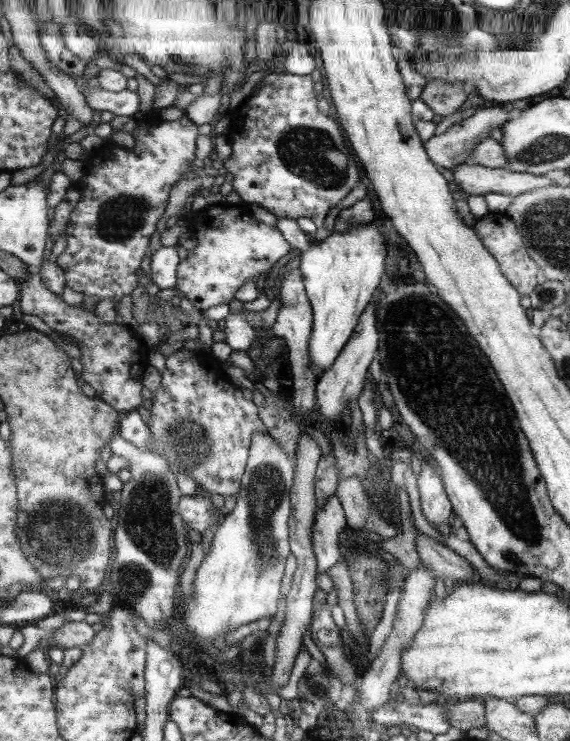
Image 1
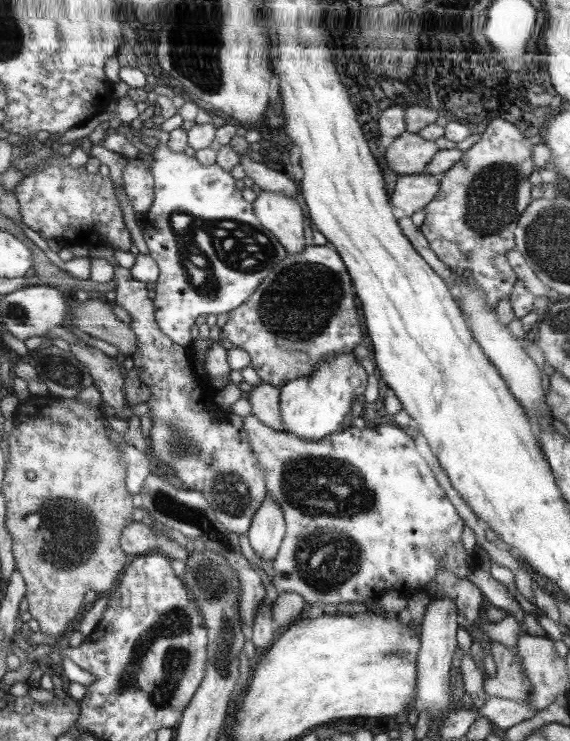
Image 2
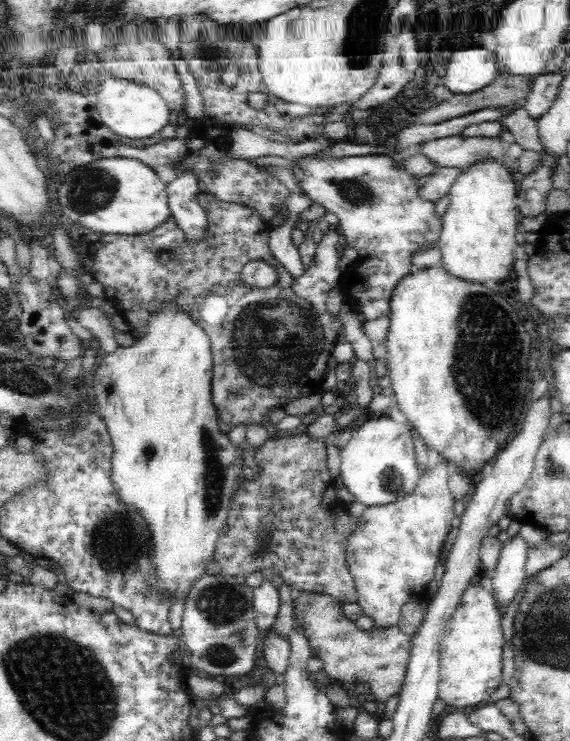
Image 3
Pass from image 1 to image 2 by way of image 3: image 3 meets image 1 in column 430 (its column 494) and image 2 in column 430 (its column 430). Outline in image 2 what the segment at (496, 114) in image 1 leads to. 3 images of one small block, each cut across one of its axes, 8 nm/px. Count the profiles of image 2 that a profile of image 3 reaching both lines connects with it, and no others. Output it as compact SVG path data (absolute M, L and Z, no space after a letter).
M405 132L386 148L384 157L387 166L397 175L419 174L436 155L433 141L424 140L416 133Z

